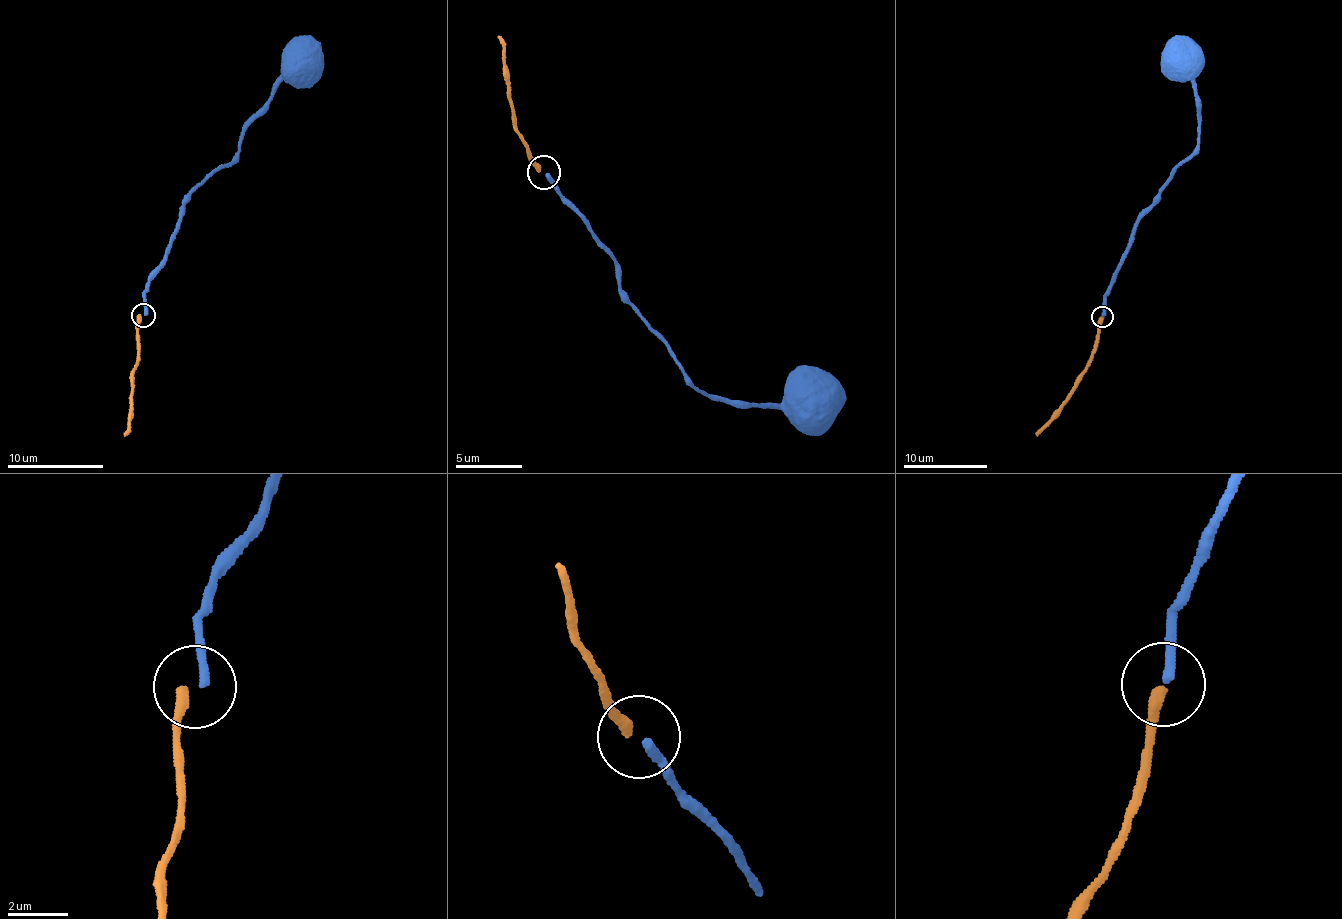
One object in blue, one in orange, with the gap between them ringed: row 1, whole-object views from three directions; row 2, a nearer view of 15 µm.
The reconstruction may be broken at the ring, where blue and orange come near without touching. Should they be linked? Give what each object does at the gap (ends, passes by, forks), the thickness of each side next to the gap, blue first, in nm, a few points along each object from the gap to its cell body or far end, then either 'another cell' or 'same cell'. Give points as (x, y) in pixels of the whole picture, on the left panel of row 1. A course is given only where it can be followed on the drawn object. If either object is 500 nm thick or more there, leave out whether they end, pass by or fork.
blue ends there; orange ends there; 300 nm thick on the blue side, 360 nm on the other; blue runs (145, 314), (147, 280), (165, 258), (184, 196), (239, 154), (241, 128), (294, 66), (301, 66); orange runs (139, 314), (136, 364), (124, 435); same cell

